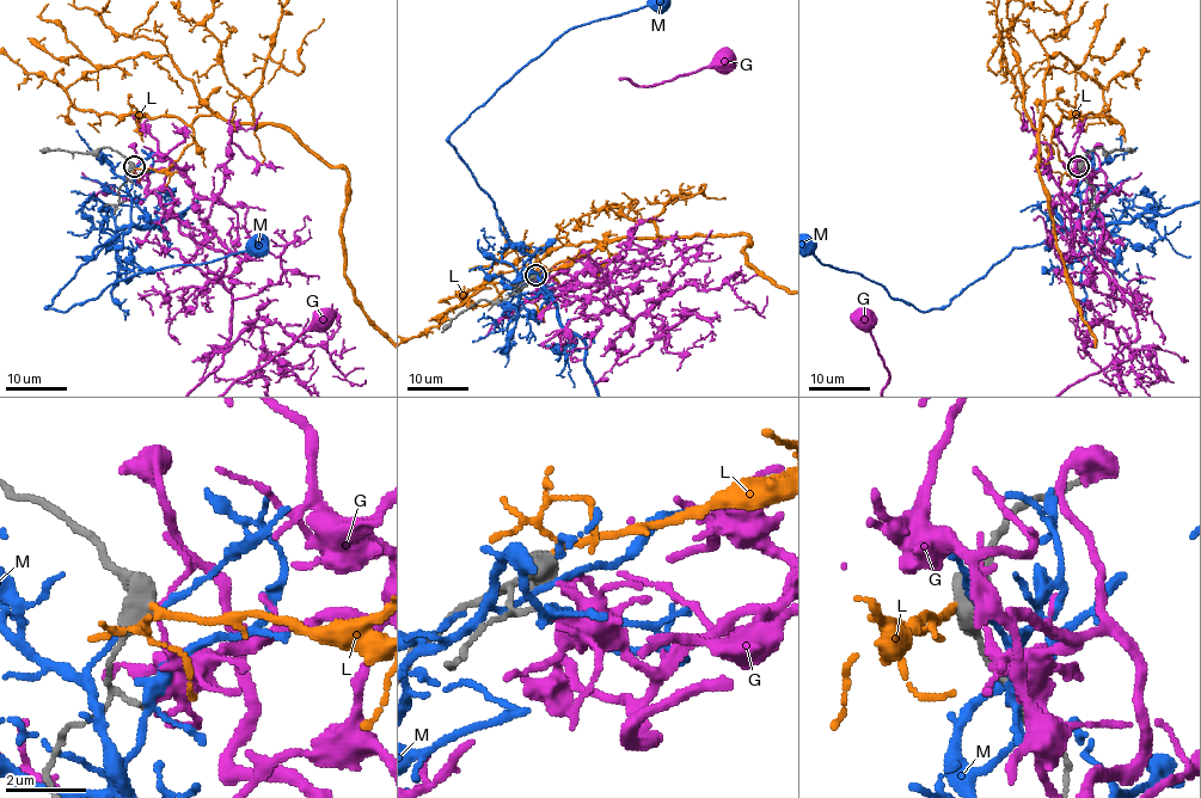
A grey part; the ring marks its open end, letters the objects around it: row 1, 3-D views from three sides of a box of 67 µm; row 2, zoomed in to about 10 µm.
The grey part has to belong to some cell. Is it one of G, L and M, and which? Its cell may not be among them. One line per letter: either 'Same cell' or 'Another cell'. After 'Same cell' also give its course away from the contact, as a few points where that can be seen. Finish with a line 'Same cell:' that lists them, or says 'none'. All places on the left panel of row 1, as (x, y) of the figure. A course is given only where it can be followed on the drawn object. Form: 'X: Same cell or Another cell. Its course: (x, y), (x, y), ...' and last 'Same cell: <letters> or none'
G: Another cell
L: Same cell. Its course: (133, 167), (170, 167), (200, 116), (283, 124), (345, 171), (344, 275), (388, 338)
M: Another cell
Same cell: L

